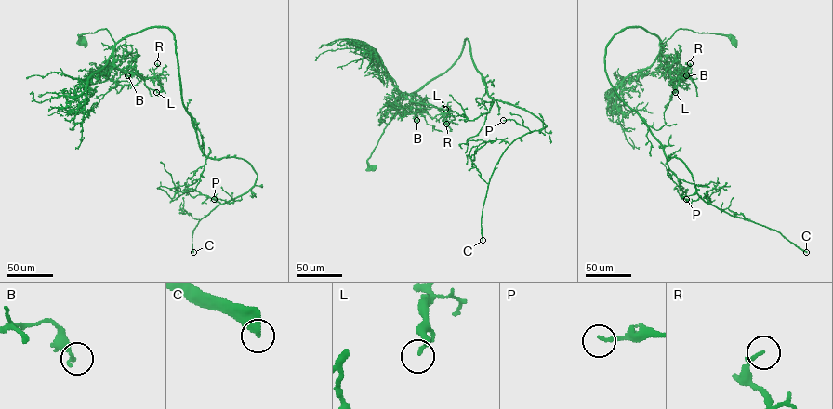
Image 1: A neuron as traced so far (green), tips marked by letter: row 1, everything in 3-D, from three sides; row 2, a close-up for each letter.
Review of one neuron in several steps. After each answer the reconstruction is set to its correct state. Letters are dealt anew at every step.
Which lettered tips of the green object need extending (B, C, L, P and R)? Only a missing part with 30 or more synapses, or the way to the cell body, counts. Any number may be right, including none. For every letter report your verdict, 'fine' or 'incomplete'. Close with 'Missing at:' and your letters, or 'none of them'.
B: fine
C: incomplete
L: fine
P: incomplete
R: fine
Missing at: C, P

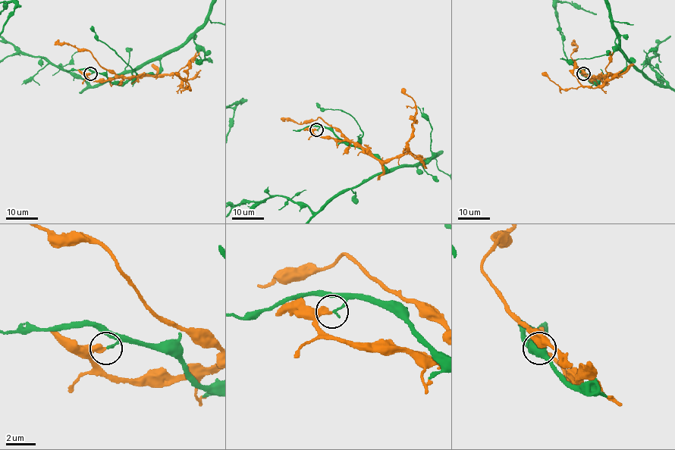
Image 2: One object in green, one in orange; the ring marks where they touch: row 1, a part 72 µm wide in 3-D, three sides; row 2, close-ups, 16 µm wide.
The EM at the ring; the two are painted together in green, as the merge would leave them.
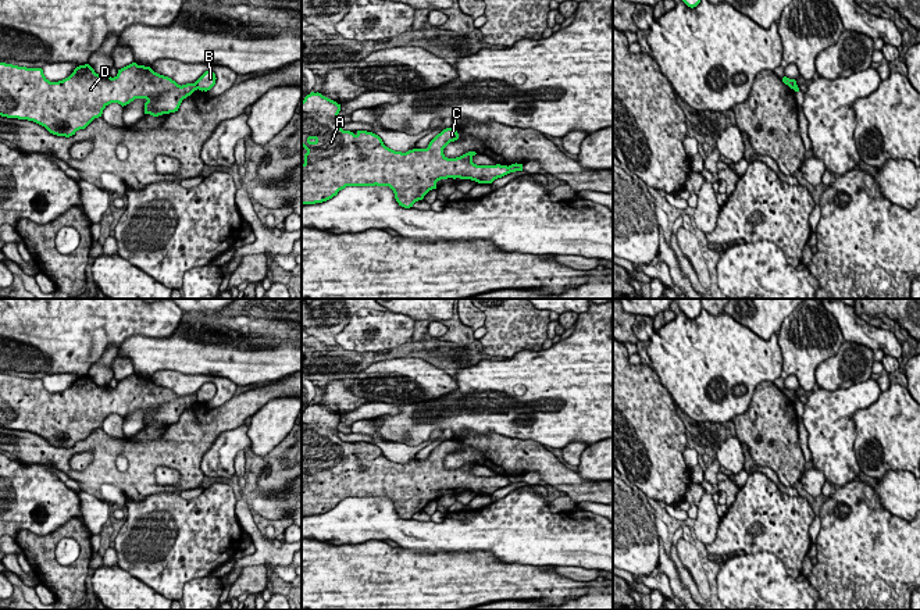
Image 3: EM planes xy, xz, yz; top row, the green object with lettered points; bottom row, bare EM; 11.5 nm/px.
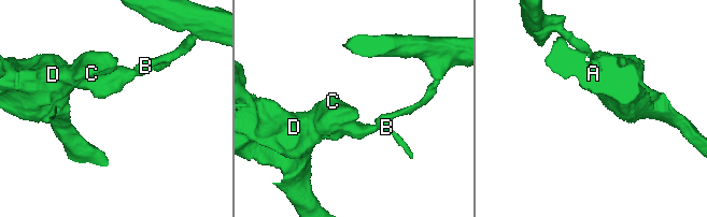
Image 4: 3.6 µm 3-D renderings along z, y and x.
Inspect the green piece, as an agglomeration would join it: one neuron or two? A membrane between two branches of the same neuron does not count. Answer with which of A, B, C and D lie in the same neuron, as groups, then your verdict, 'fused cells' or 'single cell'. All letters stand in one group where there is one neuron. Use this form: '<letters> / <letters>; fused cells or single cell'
A C D / B; fused cells

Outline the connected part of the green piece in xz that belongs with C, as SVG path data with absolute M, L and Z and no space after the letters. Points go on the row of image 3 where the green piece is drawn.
M311 92L302 101L302 146L307 150L302 164L302 204L322 203L338 195L346 186L389 186L399 206L413 207L418 200L436 189L436 182L447 178L471 179L478 183L492 183L511 171L507 165L477 165L473 163L475 151L456 158L447 158L443 149L459 139L453 128L438 133L427 149L413 149L406 153L386 147L382 139L367 131L343 131L338 125L340 104Z

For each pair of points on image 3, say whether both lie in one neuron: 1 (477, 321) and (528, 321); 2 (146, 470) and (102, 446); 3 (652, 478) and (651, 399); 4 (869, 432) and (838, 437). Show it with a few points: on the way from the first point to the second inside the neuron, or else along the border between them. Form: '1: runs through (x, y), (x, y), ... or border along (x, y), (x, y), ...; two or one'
1: border along (482, 313), (484, 325); two
2: runs through (135, 459), (122, 446), (113, 446); one
3: runs through (652, 459), (651, 418); one
4: border along (872, 405), (858, 409), (853, 414), (855, 439); two

